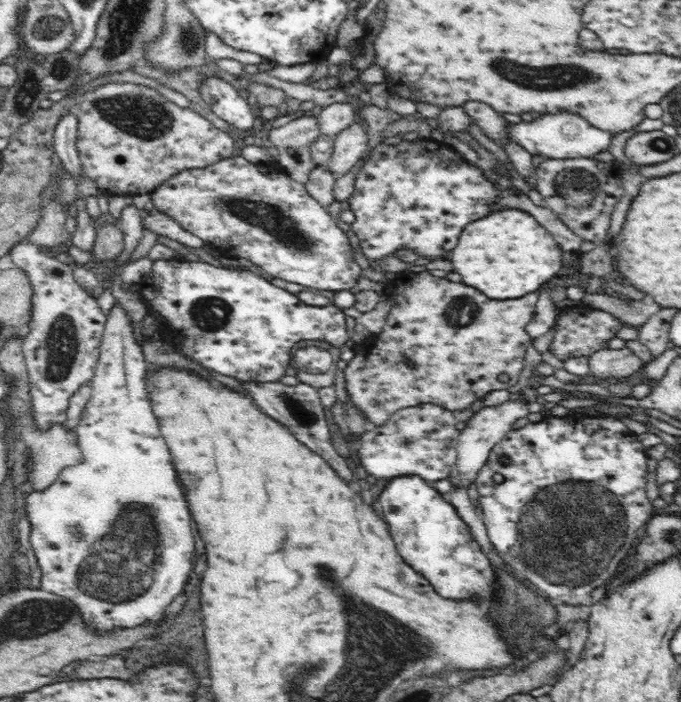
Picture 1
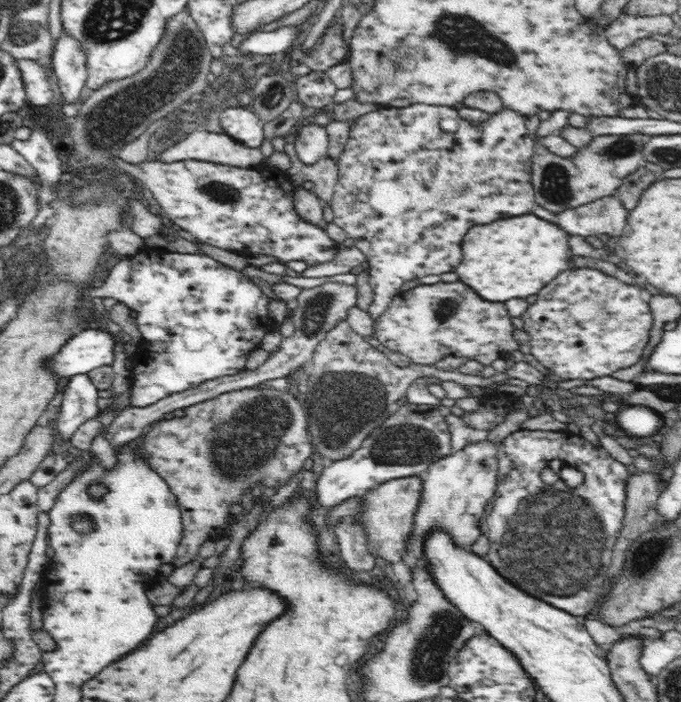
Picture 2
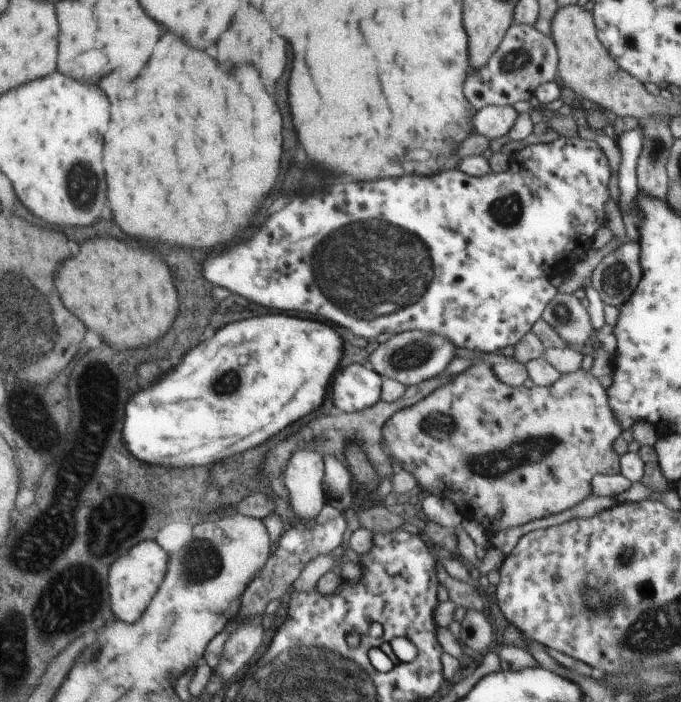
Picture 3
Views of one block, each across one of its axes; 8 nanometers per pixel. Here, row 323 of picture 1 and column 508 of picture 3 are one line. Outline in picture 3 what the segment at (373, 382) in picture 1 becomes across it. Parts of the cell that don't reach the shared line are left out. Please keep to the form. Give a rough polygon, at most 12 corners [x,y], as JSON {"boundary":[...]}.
{"boundary":[[472,360],[385,422],[420,496],[487,536],[621,473],[592,374]]}

